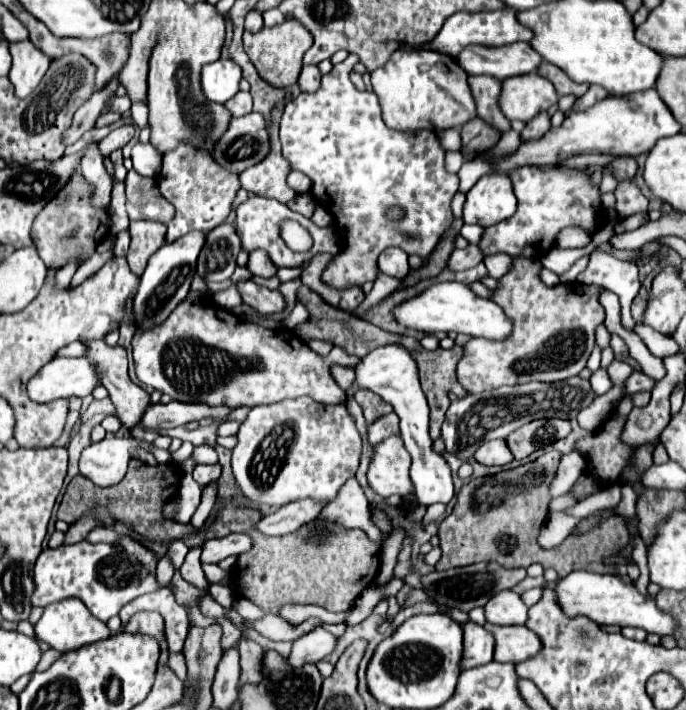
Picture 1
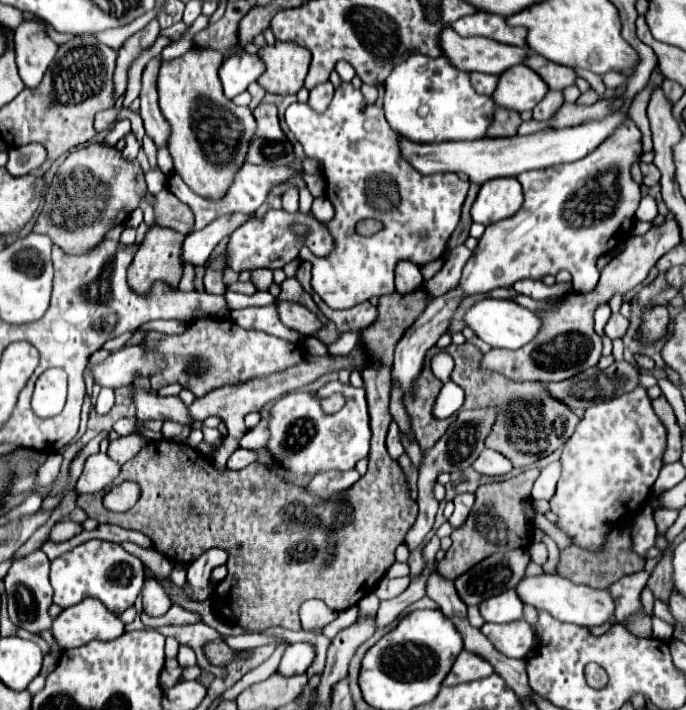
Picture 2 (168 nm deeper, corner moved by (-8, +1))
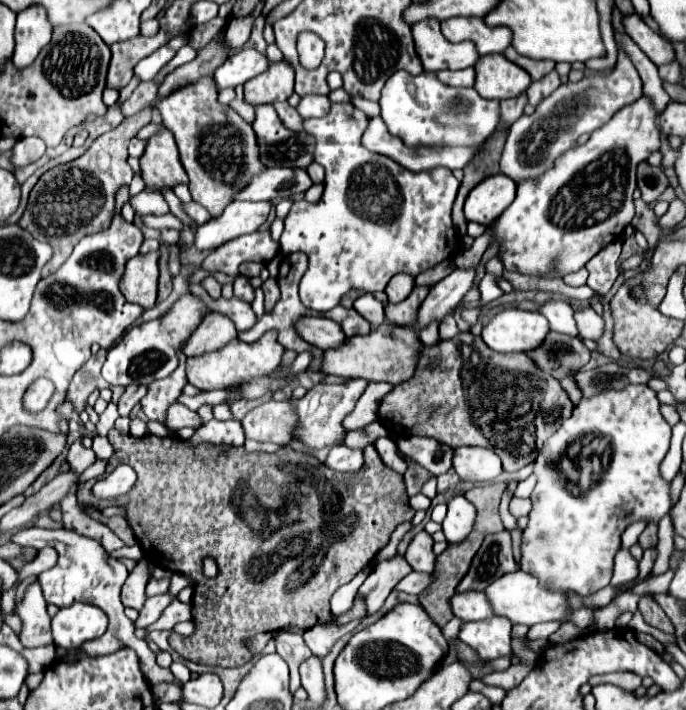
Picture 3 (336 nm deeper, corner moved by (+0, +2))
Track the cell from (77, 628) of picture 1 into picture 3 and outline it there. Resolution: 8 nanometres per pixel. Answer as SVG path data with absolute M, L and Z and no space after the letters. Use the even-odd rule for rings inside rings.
M75 602L53 616L53 642L63 650L75 650L107 632L107 616L101 608Z

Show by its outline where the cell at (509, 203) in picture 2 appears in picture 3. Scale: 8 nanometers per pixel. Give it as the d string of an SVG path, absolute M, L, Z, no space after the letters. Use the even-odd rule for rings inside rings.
M493 174L479 182L465 200L465 218L489 226L515 198L515 182L509 176Z

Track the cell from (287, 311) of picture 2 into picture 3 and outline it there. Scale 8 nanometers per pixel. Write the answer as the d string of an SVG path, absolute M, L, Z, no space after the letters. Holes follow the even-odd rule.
M301 316L295 322L295 330L297 334L309 342L315 348L327 350L327 348L335 348L335 344L341 344L345 340L343 330L339 328L339 324L335 324L329 318L321 318L321 316Z

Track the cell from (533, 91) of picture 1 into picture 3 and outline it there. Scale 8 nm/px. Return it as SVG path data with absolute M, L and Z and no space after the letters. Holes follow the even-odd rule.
M503 54L483 56L475 66L475 72L475 90L487 100L517 98L525 94L531 84L531 76L517 64L509 62Z

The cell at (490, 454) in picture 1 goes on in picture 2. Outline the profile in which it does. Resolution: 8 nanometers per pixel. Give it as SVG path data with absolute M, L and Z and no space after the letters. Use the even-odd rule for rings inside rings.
M483 449L483 453L473 461L471 465L479 475L489 475L489 477L499 477L499 475L507 475L513 465L507 457L503 457L497 451L491 449Z

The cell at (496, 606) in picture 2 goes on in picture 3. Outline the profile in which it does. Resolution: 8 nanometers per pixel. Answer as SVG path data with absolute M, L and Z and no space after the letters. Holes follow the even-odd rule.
M463 592L455 594L451 598L451 608L457 618L463 622L475 622L475 620L487 620L493 618L493 606L487 600L485 592Z

